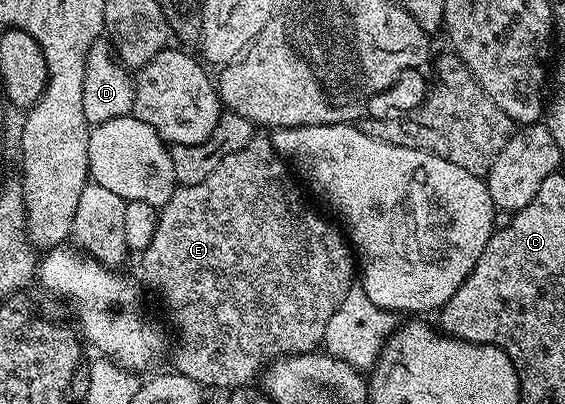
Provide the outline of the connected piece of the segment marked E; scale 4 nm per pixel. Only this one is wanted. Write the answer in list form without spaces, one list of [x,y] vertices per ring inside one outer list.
[[[254,136],[250,142],[239,152],[231,152],[226,156],[200,184],[190,186],[178,185],[175,193],[167,205],[160,209],[157,215],[157,227],[155,236],[151,236],[151,244],[140,251],[141,274],[145,282],[153,290],[161,293],[165,306],[169,309],[169,318],[177,329],[177,338],[181,343],[177,346],[176,373],[186,374],[191,380],[195,380],[202,387],[229,386],[228,388],[245,388],[250,385],[249,378],[253,378],[270,360],[287,354],[307,354],[316,351],[324,343],[327,332],[327,320],[335,316],[339,304],[347,296],[349,290],[355,286],[355,254],[347,241],[340,225],[332,226],[321,214],[316,214],[311,207],[305,203],[299,187],[293,183],[289,175],[290,167],[286,159],[278,154],[268,137]]]

